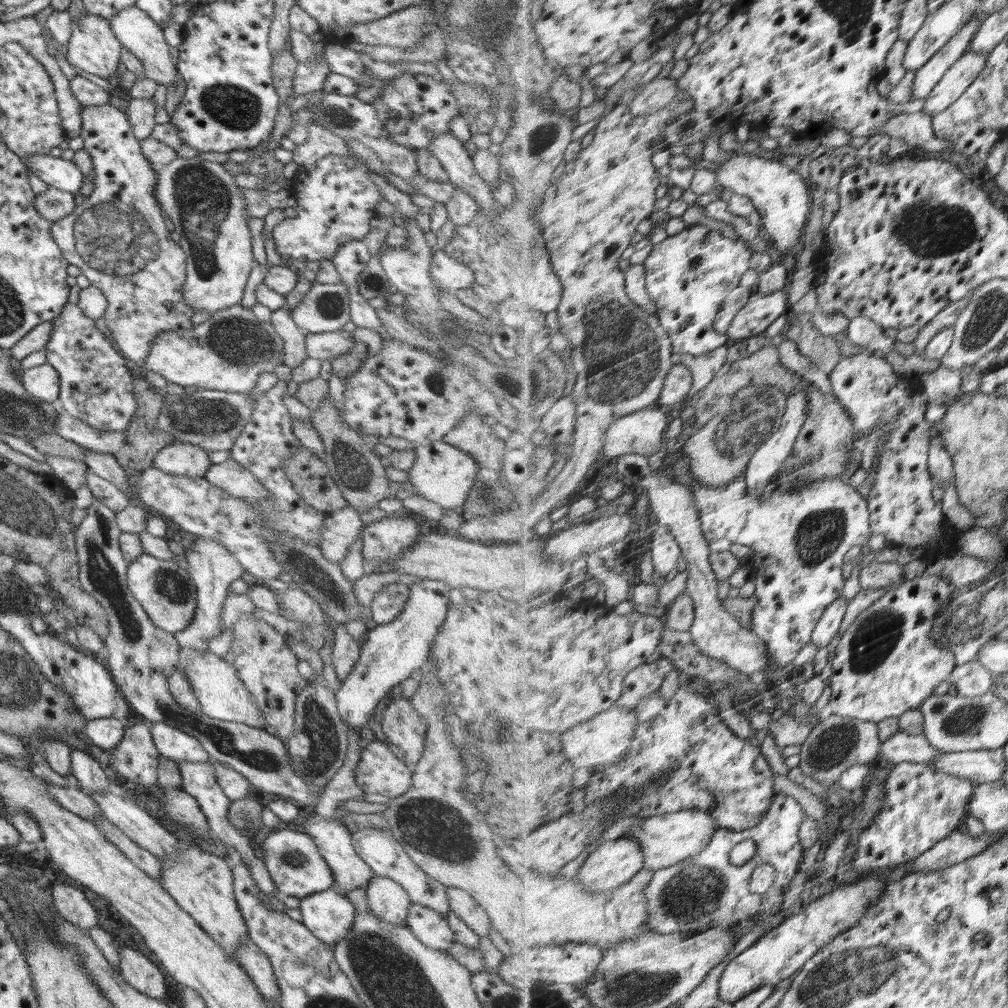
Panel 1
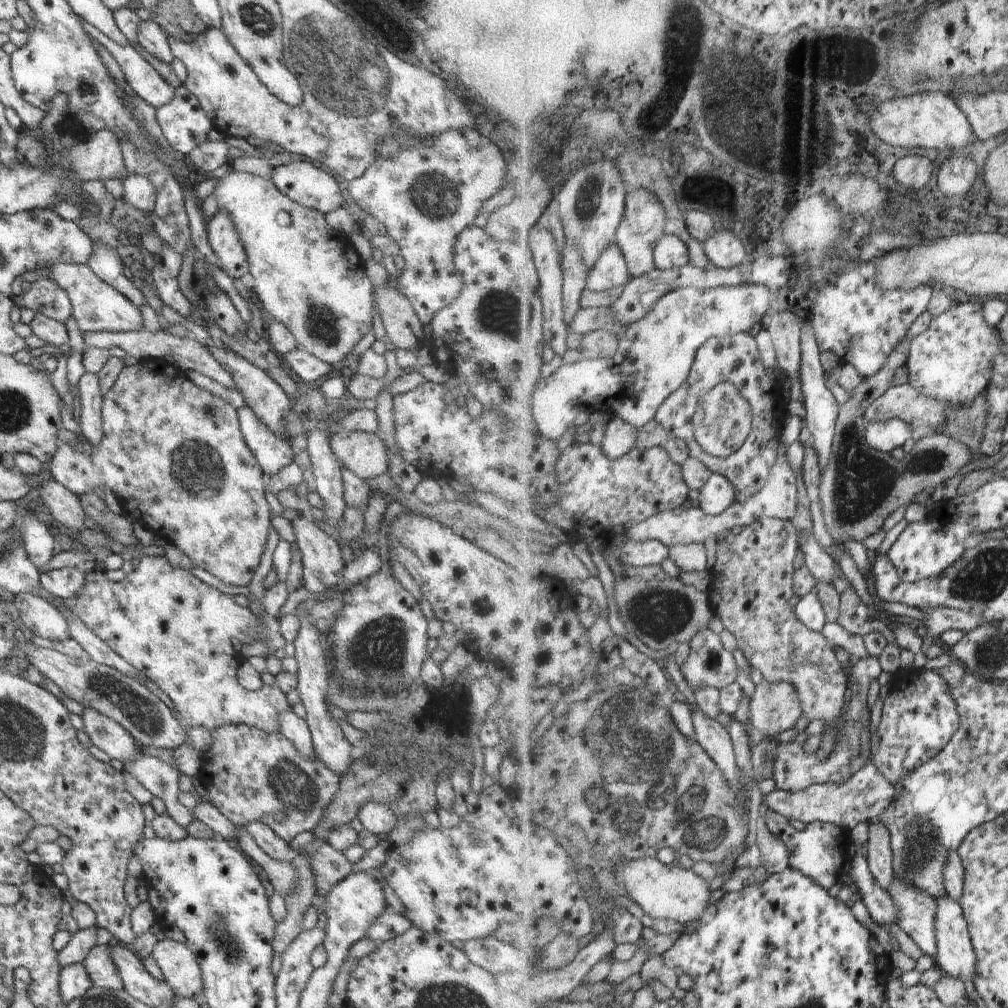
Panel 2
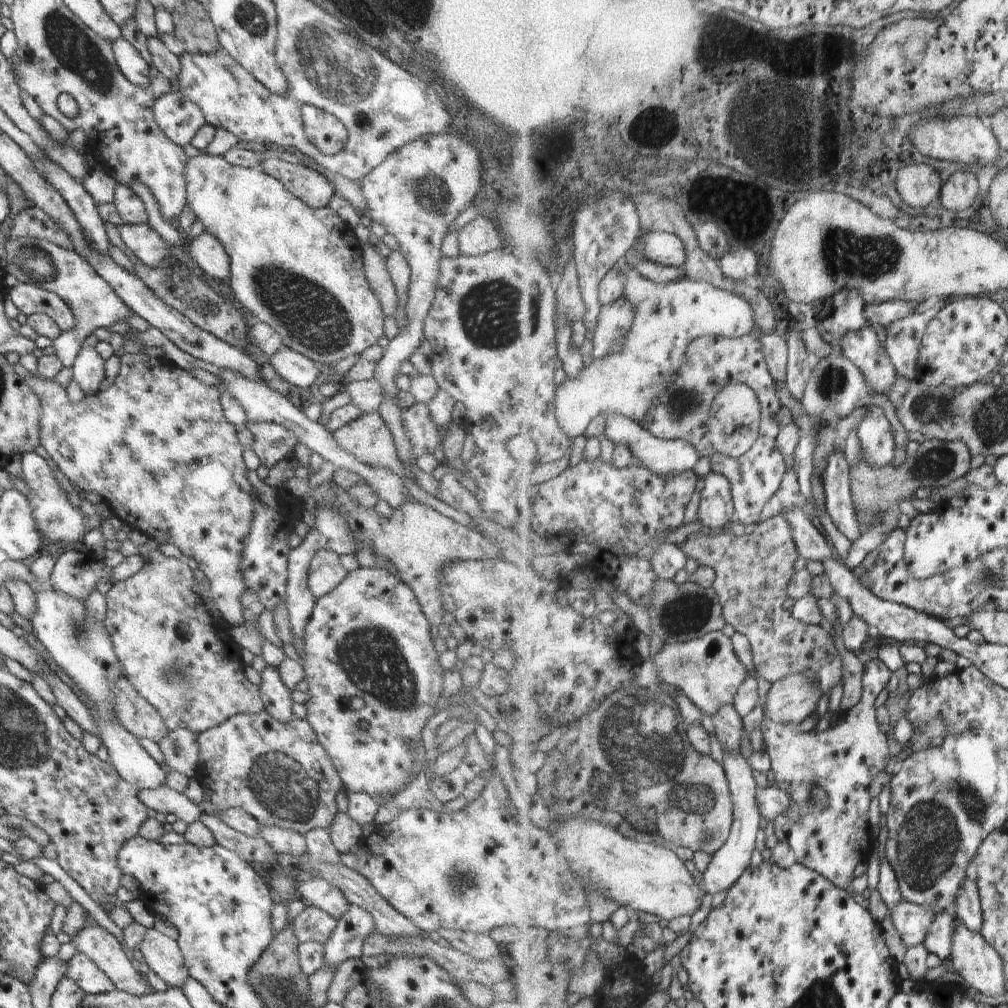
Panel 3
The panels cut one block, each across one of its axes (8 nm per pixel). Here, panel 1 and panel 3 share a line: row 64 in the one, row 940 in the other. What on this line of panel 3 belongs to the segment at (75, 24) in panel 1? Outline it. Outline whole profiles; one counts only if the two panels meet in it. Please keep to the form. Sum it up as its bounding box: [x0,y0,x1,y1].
[70,924,154,996]

